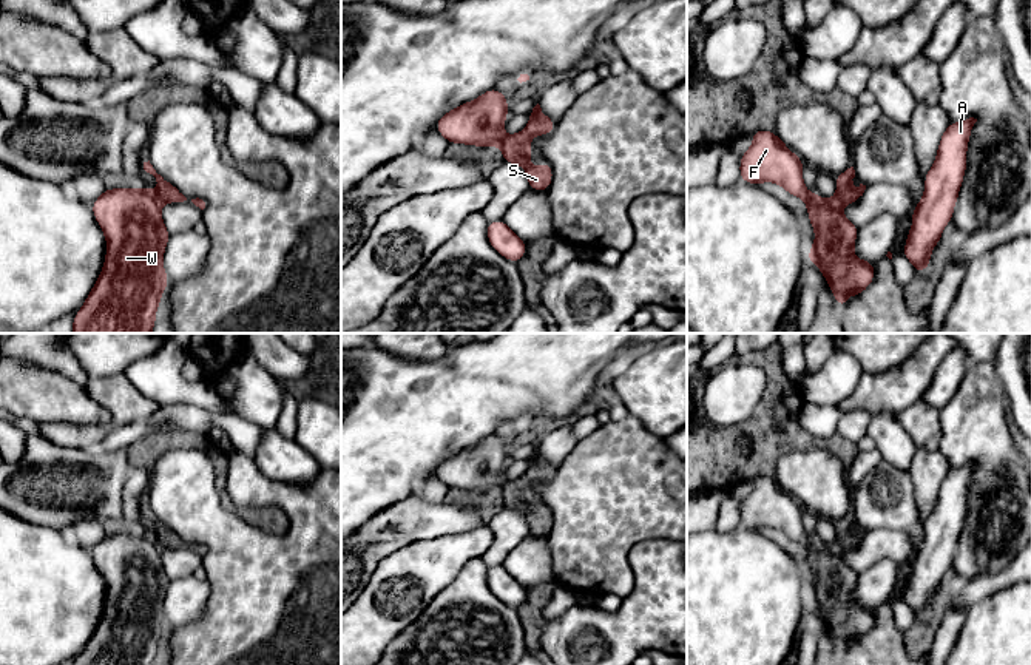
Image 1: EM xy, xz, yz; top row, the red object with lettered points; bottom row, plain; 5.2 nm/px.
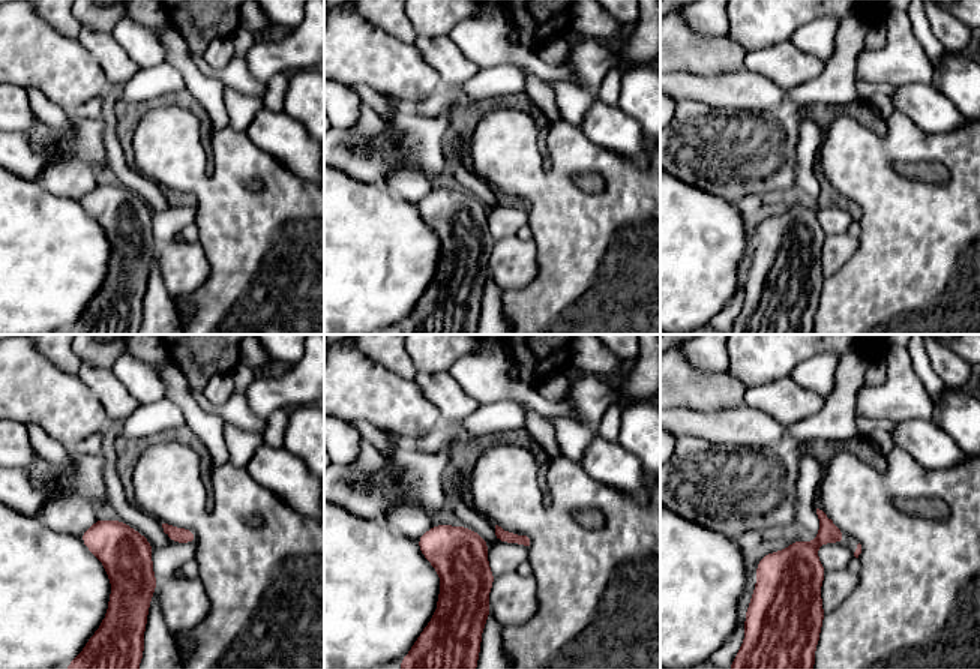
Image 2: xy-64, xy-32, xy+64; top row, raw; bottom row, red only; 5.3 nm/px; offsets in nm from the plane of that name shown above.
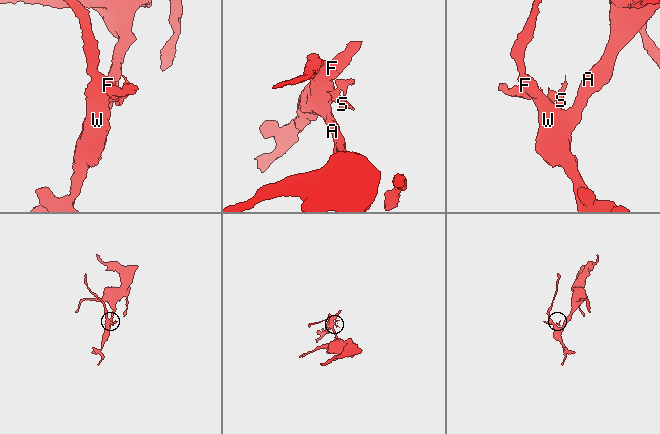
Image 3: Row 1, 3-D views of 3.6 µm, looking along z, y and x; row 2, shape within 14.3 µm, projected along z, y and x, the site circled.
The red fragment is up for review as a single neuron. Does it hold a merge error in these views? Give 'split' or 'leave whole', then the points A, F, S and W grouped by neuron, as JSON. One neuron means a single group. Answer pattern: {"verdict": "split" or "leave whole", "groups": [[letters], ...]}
{"verdict": "split", "groups": [["A", "F", "W"], ["S"]]}

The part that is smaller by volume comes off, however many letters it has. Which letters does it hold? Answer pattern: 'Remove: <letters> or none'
Remove: S

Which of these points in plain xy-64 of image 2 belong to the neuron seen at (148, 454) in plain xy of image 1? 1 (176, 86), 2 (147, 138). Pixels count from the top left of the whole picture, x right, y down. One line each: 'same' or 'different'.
1: different
2: different

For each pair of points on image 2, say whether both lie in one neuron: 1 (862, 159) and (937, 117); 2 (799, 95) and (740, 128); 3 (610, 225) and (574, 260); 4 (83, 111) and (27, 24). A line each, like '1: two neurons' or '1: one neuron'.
1: two neurons
2: two neurons
3: one neuron
4: two neurons

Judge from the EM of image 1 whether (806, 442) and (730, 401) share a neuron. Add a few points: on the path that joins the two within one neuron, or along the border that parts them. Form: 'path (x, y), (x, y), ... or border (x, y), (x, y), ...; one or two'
border (753, 411), (743, 421), (720, 429); two

